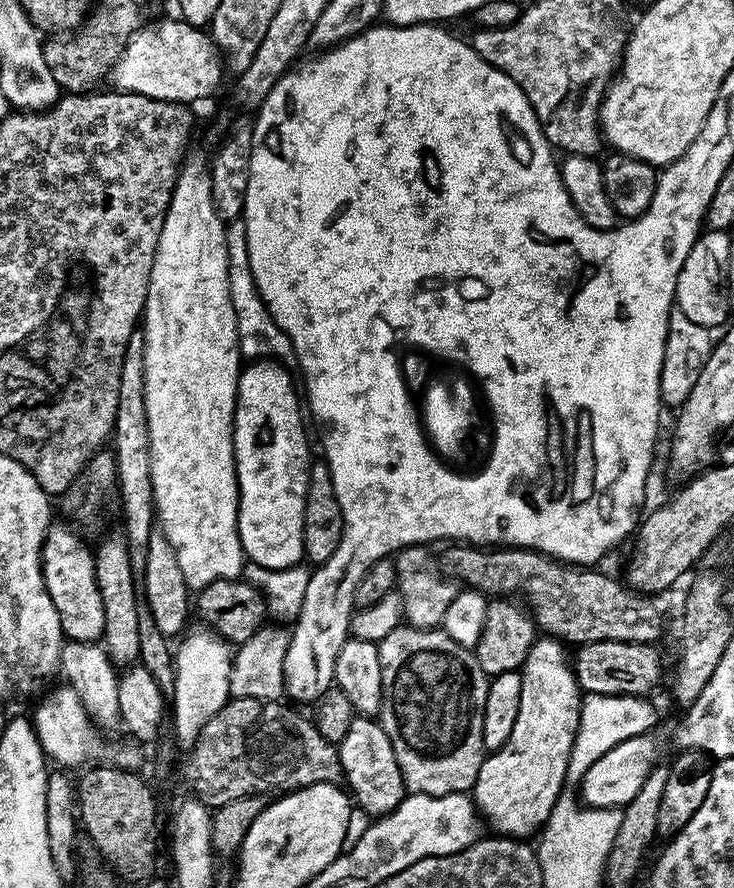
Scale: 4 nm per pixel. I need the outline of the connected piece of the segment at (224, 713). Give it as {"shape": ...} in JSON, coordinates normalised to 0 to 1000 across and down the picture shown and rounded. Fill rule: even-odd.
{"shape":[[[316,786],[275,818],[266,838],[260,839],[256,861],[251,874],[262,882],[260,895],[286,911],[297,911],[322,899],[335,899],[349,893],[391,894],[425,883],[458,883],[465,877],[463,849],[459,839],[452,838],[435,825],[429,814],[407,806],[381,788],[353,788],[351,786]]]}

